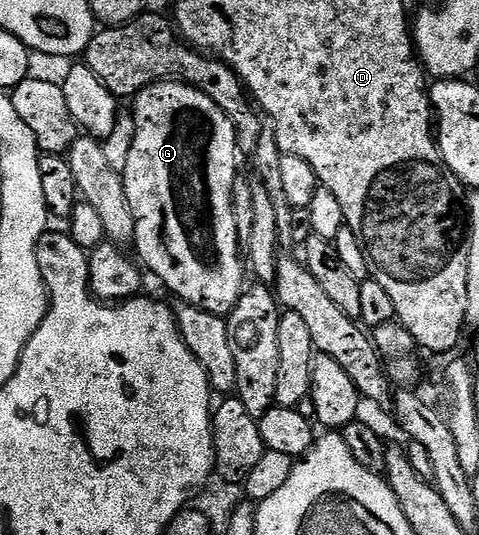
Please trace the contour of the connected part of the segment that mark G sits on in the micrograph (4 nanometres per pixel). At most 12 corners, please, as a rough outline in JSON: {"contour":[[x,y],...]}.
{"contour":[[181,80],[134,95],[133,249],[229,315],[248,282],[232,120]]}

